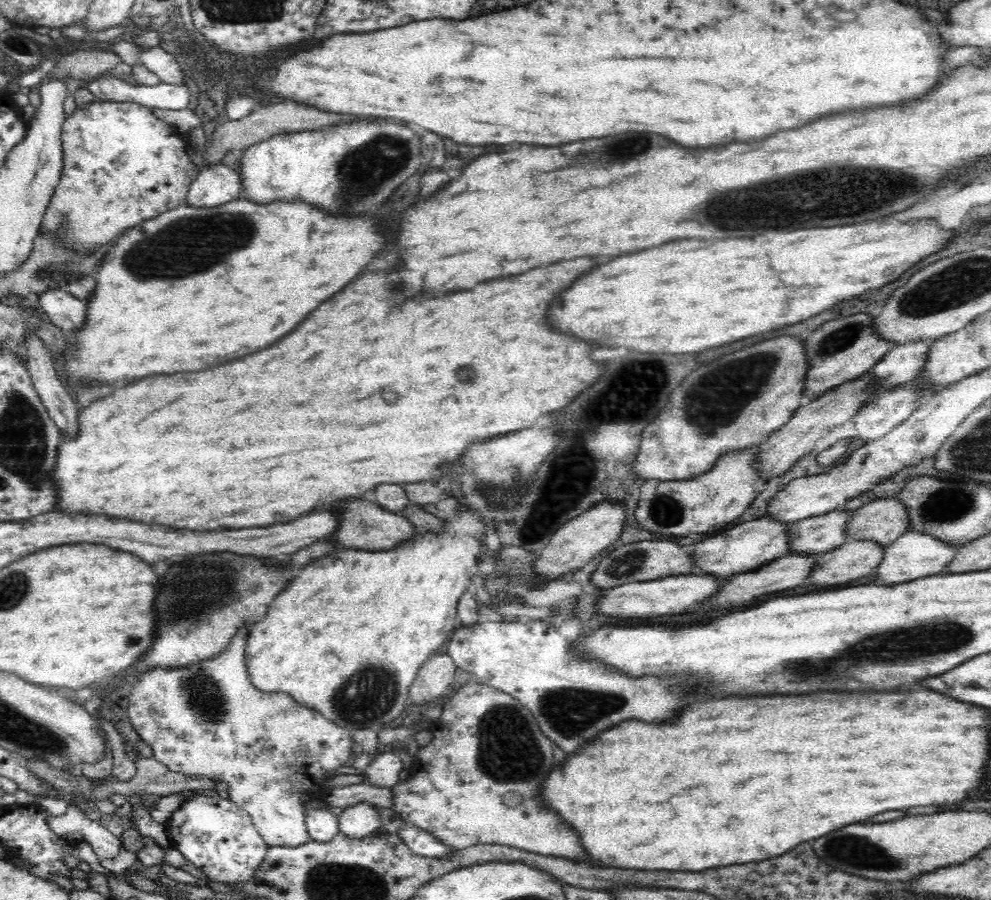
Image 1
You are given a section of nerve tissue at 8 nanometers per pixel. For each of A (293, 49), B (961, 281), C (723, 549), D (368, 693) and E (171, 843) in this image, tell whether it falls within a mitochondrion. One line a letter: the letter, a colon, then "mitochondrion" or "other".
A: other
B: mitochondrion
C: other
D: mitochondrion
E: other

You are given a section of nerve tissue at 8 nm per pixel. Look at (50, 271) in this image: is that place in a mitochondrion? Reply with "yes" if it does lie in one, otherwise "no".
yes

